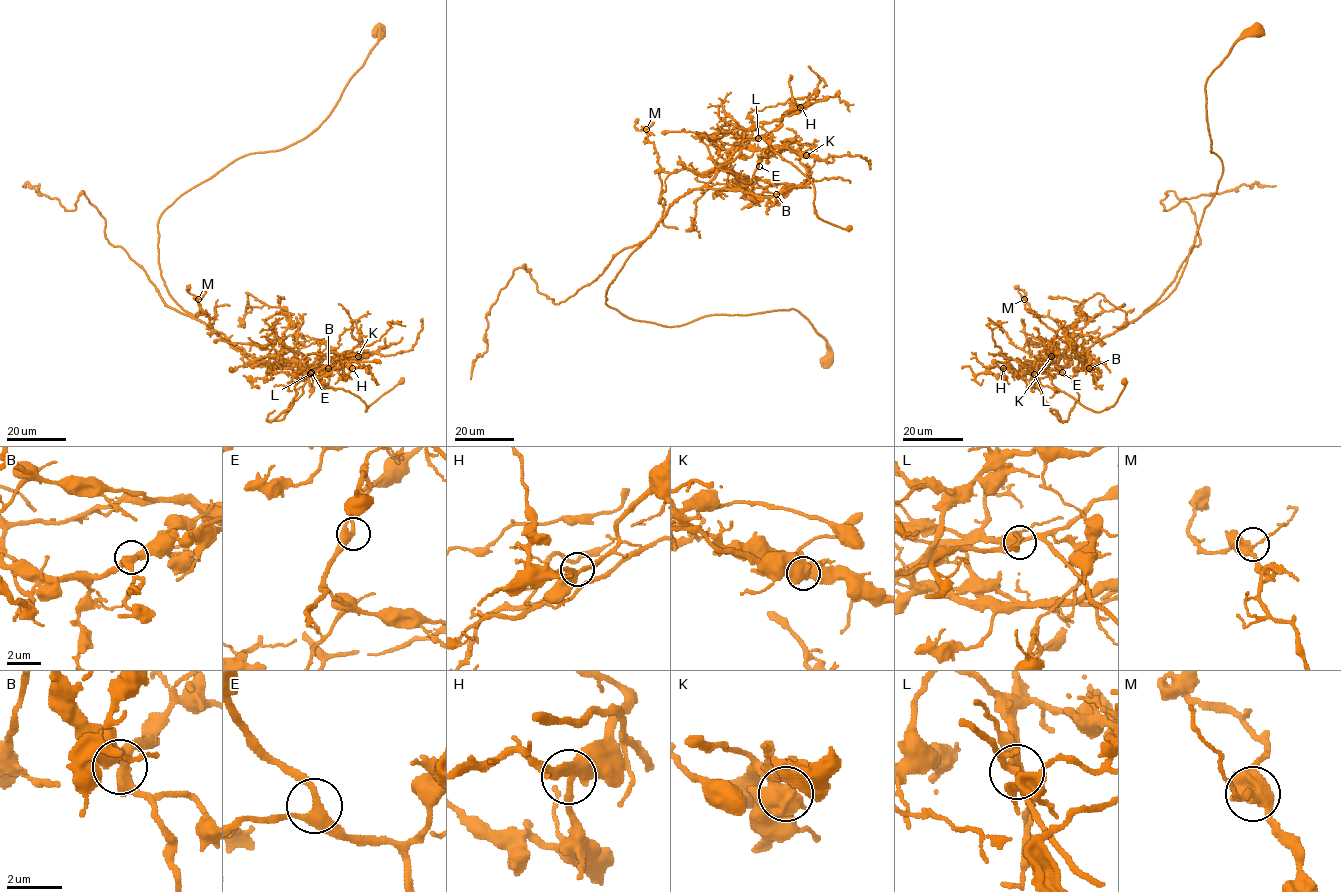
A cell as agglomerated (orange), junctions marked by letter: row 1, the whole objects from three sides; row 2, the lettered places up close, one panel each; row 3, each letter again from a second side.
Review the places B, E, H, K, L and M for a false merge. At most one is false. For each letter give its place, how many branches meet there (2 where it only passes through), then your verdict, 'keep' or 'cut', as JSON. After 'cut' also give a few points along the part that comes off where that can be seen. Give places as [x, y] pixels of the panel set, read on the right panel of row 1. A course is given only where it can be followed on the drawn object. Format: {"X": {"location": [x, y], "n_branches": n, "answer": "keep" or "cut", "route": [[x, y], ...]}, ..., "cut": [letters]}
{"B": {"location": [1089, 368], "n_branches": 3, "answer": "keep"}, "E": {"location": [1062, 372], "n_branches": 3, "answer": "keep"}, "H": {"location": [1003, 368], "n_branches": 3, "answer": "keep"}, "K": {"location": [1051, 356], "n_branches": 3, "answer": "cut", "route": [[1051, 356], [1043, 368], [1045, 371], [1034, 367], [1037, 382], [1054, 374], [1071, 376], [1081, 357], [1024, 304]]}, "L": {"location": [1034, 374], "n_branches": 3, "answer": "keep"}, "M": {"location": [1024, 299], "n_branches": 3, "answer": "keep"}, "cut": ["K"]}

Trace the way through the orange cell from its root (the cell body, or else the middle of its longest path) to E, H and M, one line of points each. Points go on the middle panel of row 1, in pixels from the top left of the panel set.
E: (827, 362), (827, 342), (793, 309), (665, 327), (606, 303), (673, 203), (703, 187), (749, 192), (759, 166)
H: (827, 362), (827, 342), (793, 309), (665, 327), (606, 303), (609, 285), (668, 208), (800, 107)
M: (827, 362), (827, 342), (793, 309), (665, 327), (606, 303), (668, 208), (715, 175), (664, 172), (646, 129)

